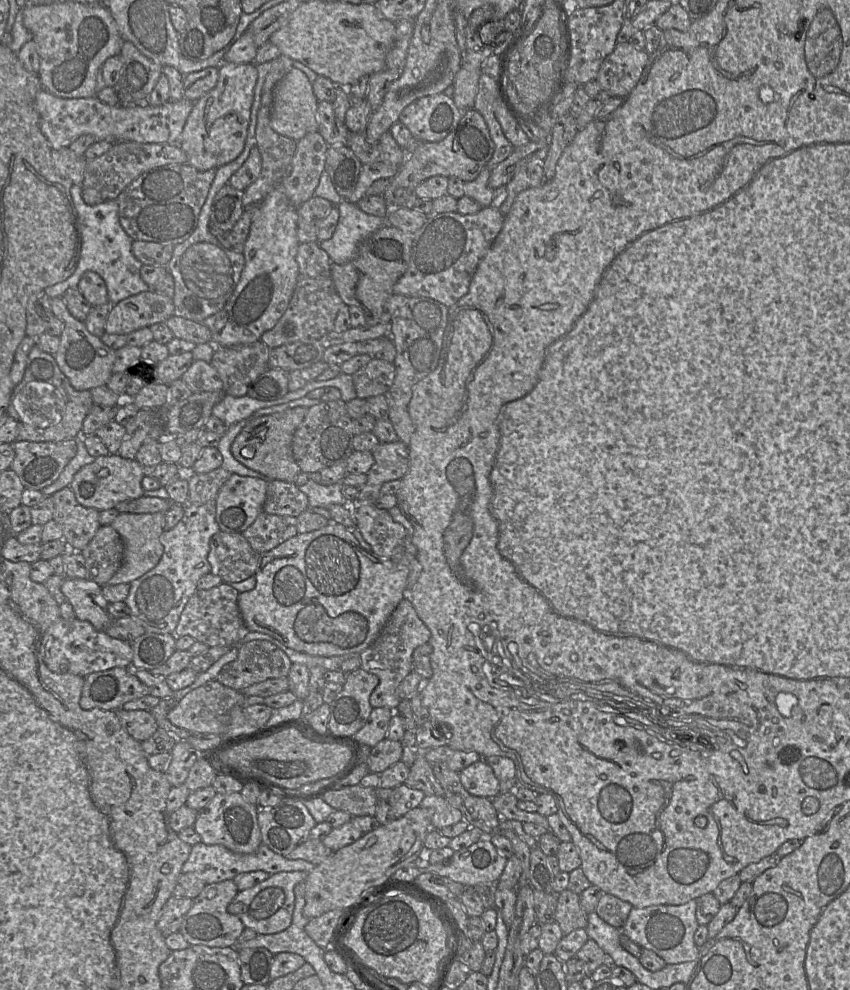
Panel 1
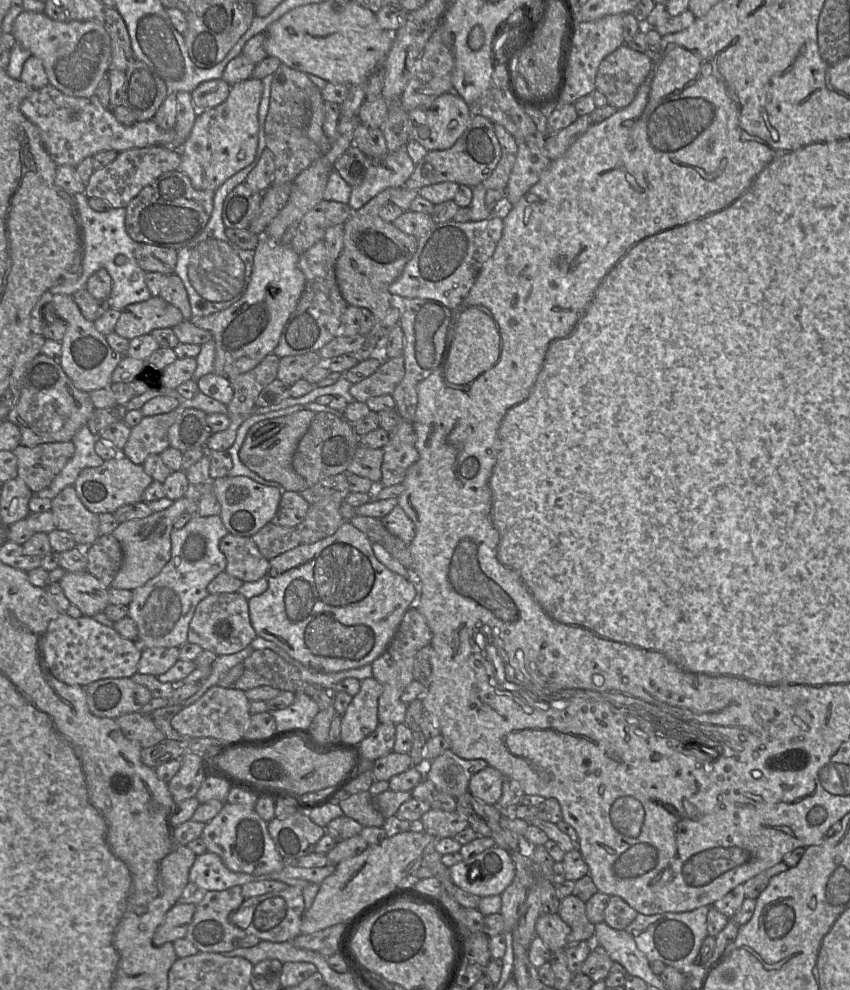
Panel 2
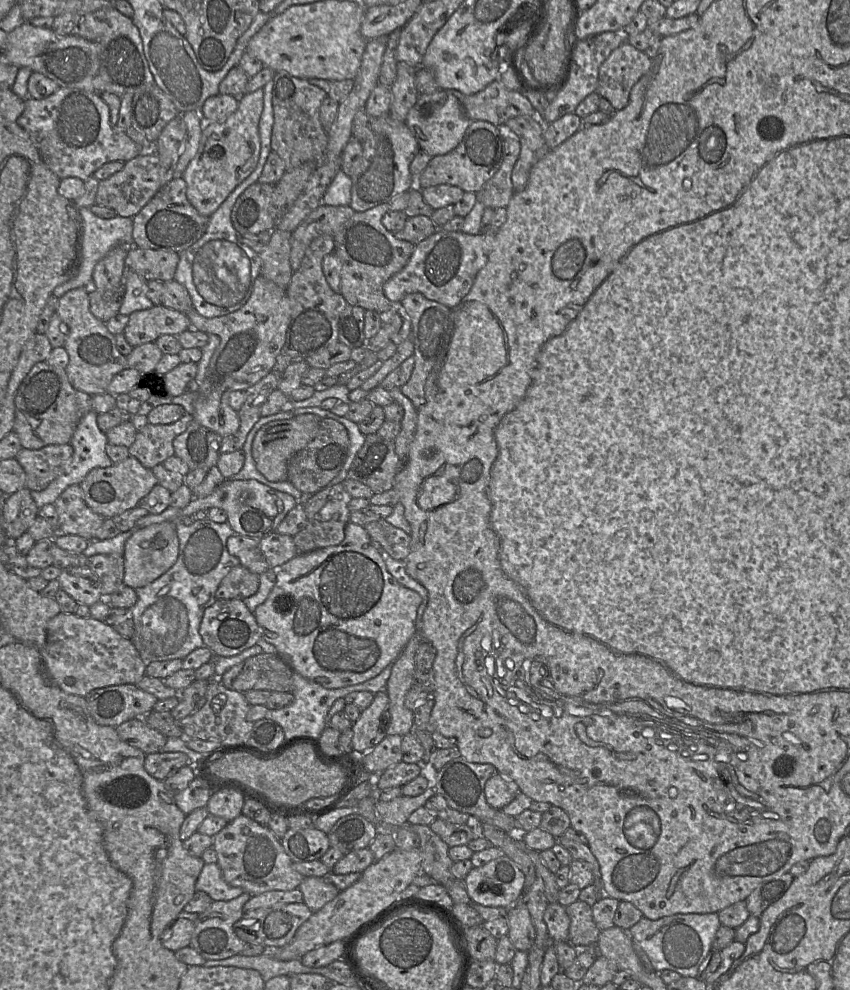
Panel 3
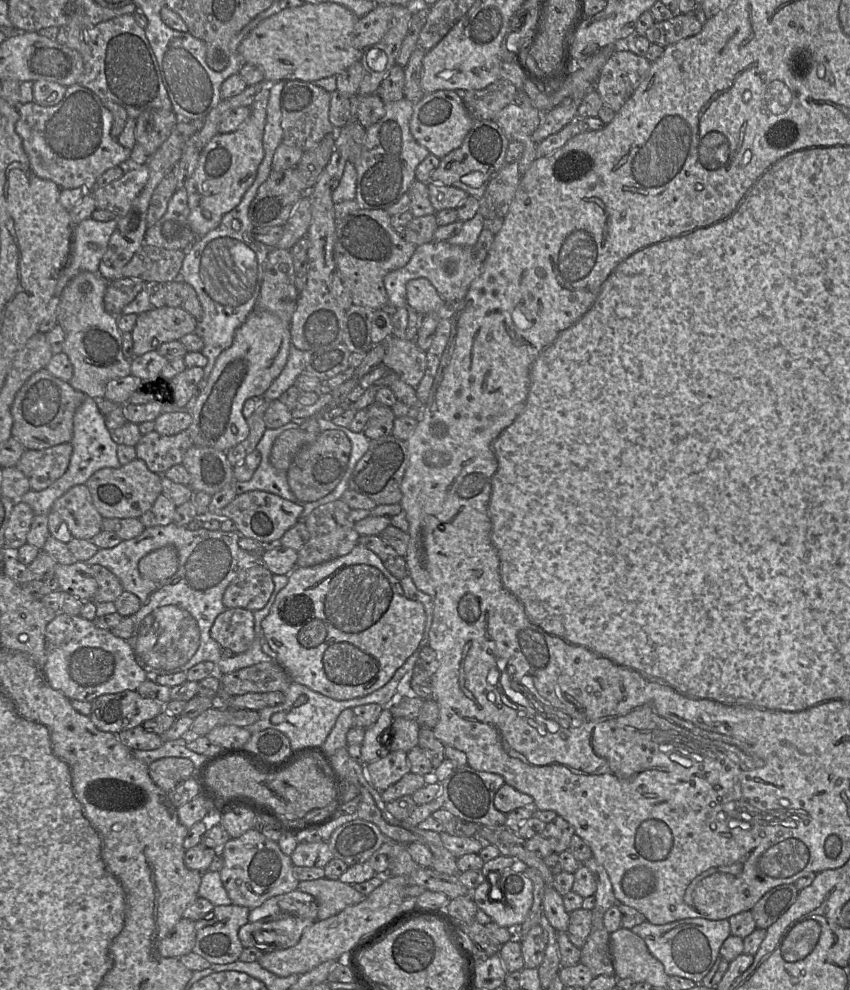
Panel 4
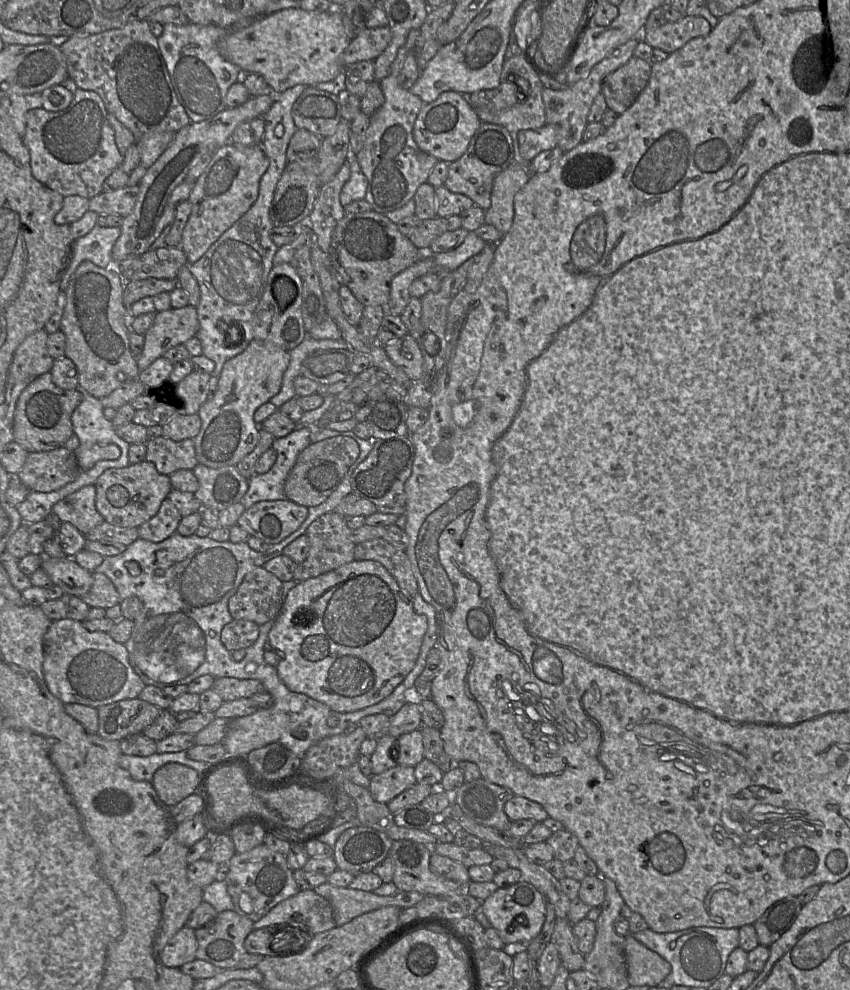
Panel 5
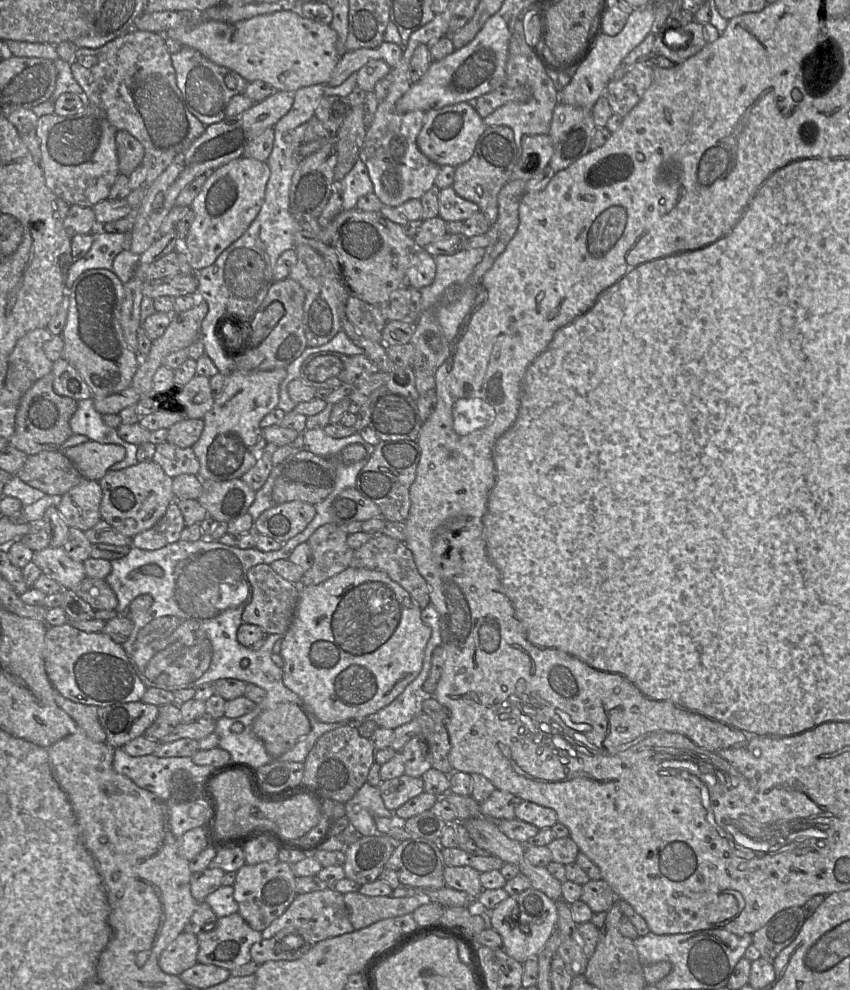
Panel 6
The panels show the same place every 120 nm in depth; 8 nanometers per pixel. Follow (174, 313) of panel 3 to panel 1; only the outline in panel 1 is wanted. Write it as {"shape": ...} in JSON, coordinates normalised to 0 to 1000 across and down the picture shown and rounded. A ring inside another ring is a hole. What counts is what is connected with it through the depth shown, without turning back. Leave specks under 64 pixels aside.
{"shape":[[[180,293],[171,294],[132,308],[124,335],[151,338],[162,332],[195,325],[205,319],[205,312],[202,301]]]}

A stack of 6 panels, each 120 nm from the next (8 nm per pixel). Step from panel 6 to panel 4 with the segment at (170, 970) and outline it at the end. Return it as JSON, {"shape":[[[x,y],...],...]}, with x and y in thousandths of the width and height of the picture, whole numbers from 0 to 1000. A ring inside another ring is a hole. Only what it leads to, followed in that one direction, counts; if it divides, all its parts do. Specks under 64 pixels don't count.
{"shape":[[[213,927],[204,939],[186,954],[186,963],[191,967],[211,968],[226,961],[231,951],[231,930]]]}

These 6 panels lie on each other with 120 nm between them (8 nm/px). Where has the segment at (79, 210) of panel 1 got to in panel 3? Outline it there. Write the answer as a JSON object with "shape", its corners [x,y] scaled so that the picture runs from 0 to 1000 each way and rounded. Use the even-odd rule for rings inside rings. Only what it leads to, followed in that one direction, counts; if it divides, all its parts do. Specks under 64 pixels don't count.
{"shape":[[[96,209],[93,212],[96,219],[96,262],[89,278],[79,285],[71,287],[62,293],[61,297],[64,297],[67,301],[71,301],[73,298],[85,292],[106,291],[112,269],[134,249],[141,246],[152,248],[153,252],[159,249],[155,238],[155,220],[136,217],[134,220],[122,221],[113,218],[104,209]],[[147,269],[145,276],[144,288],[147,292],[147,297],[140,316],[152,319],[159,314],[171,313],[181,309],[173,299],[173,284],[149,269]]]}

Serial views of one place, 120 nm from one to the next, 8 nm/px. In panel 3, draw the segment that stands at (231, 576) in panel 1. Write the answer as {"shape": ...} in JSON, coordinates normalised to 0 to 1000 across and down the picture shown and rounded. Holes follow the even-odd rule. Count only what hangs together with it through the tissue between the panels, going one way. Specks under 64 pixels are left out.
{"shape":[[[276,539],[267,544],[267,555],[281,565],[284,572],[307,581],[318,576],[318,572],[306,555],[305,545]]]}

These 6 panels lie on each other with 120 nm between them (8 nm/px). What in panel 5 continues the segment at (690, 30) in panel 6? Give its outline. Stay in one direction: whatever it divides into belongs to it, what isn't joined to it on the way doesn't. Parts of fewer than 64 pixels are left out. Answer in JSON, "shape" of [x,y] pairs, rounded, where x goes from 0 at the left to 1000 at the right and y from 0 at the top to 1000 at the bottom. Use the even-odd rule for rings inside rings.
{"shape":[[[805,16],[799,21],[785,22],[772,29],[756,30],[754,39],[767,48],[788,55],[813,39],[833,35],[836,29],[834,22],[825,16]]]}

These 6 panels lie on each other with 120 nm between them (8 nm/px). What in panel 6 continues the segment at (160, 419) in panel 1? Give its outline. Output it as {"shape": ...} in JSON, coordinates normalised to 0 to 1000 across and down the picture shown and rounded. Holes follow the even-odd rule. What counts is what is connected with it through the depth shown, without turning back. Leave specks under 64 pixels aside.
{"shape":[[[196,445],[182,449],[180,466],[187,469],[198,481],[201,483],[213,479],[233,481],[235,468],[226,452],[213,453]]]}

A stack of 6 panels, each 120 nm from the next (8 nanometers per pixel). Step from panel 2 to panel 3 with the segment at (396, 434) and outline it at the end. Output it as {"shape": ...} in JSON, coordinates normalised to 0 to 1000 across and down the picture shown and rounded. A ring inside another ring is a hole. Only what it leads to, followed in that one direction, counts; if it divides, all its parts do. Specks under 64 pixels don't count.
{"shape":[[[464,392],[458,396],[464,406],[467,406],[475,413],[475,420],[472,424],[472,434],[464,443],[465,456],[475,470],[480,465],[482,449],[487,444],[491,434],[492,413],[489,413],[484,404],[472,396],[471,392]]]}

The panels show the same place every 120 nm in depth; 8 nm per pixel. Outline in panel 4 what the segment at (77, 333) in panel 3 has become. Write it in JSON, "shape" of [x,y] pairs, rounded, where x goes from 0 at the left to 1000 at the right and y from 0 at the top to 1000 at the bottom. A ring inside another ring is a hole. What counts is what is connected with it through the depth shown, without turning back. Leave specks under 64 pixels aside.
{"shape":[[[98,274],[89,278],[75,291],[68,309],[68,327],[76,335],[74,356],[80,360],[85,370],[86,379],[82,389],[104,401],[112,404],[124,403],[126,388],[154,378],[154,366],[146,361],[144,352],[144,335],[138,328],[138,319],[125,314],[122,310],[122,297],[127,284],[115,276]]]}

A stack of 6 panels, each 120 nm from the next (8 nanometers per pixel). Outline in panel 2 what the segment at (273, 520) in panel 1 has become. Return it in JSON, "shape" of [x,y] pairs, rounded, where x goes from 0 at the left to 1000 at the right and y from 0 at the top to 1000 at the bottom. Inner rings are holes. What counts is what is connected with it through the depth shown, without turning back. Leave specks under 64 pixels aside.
{"shape":[[[315,528],[296,541],[306,559],[319,566],[353,551],[348,533],[338,533]]]}

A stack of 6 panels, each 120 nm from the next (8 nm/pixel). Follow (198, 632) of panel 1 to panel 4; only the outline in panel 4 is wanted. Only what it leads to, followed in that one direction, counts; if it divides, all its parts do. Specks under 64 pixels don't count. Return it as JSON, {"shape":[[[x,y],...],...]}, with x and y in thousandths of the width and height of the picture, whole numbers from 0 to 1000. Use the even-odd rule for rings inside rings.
{"shape":[[[266,614],[254,623],[247,635],[247,642],[261,657],[271,657],[275,661],[291,658],[300,646],[298,618],[287,614]]]}

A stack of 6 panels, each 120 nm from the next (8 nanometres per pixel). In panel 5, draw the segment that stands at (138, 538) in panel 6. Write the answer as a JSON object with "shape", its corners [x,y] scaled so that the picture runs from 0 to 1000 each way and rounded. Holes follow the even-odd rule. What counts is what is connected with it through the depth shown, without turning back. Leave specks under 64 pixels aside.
{"shape":[[[195,503],[184,520],[162,532],[164,543],[189,547],[207,538],[213,523],[209,514]]]}

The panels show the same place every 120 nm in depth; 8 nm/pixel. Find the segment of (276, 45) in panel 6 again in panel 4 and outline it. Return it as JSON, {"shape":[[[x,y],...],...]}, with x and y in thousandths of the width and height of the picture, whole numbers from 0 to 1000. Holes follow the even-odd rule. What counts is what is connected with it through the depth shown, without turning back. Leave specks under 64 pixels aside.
{"shape":[[[391,2],[356,5],[334,9],[308,21],[281,44],[280,53],[286,63],[307,68],[312,82],[354,81],[368,83],[395,77],[415,64],[424,62],[426,52],[414,45],[414,33],[421,18],[405,6]]]}

